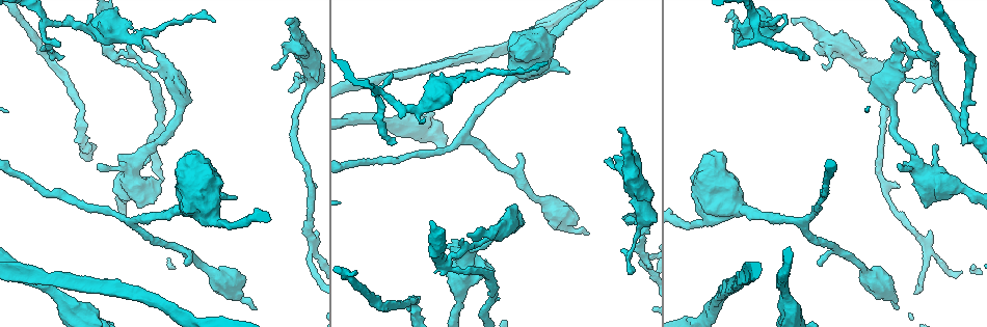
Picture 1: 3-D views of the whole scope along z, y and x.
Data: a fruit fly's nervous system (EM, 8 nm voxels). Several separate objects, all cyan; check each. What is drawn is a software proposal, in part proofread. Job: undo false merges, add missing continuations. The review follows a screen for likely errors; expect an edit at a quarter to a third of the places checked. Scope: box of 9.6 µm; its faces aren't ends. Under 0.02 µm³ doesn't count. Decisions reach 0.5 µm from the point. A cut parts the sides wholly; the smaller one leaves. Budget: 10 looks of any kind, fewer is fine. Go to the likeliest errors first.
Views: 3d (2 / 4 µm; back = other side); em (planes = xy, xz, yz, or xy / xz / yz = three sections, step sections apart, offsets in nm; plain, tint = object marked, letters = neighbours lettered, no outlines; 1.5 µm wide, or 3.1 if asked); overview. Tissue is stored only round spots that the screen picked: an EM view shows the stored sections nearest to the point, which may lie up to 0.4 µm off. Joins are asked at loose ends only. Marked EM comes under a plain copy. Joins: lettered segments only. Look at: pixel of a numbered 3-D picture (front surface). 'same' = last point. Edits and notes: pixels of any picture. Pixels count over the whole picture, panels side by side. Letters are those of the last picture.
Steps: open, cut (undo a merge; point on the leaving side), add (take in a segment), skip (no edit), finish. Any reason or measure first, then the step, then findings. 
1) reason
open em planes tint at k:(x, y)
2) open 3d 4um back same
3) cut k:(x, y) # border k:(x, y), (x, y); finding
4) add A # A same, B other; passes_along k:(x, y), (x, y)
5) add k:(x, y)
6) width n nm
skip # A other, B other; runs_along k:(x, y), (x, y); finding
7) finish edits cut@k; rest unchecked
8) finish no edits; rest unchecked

an open end
open 3d 4um at 1:(739, 44)

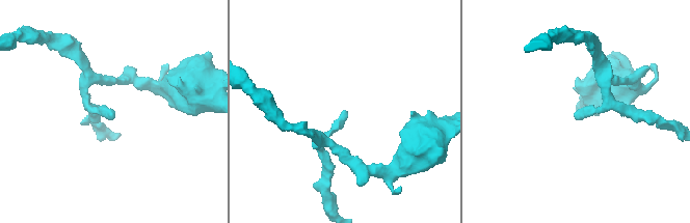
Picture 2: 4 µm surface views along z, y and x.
shape alone is not enough
open em planes letters at 2:(343, 112)

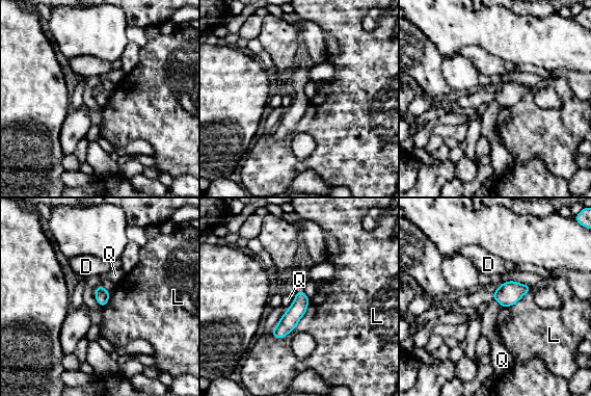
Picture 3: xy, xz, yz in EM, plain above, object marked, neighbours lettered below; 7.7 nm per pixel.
skip # D other, L other, Q other; none of them fits

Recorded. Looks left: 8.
branch stops here
open em planes letters at 1:(236, 197)

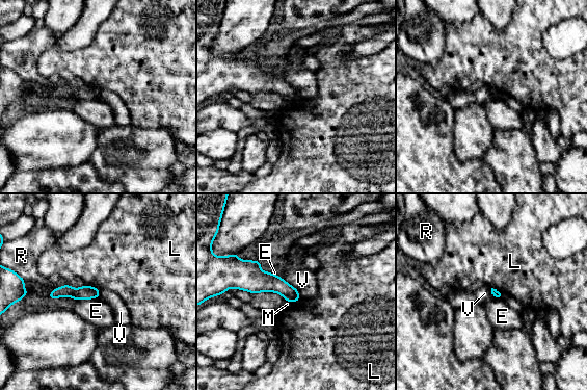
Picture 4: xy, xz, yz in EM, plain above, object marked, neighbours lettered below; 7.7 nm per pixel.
longest_contact E 190 nm
skip # E other, L other, M other, R other, V other; no lettered segment goes on from it

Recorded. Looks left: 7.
open 3d 2um at 1:(484, 105)

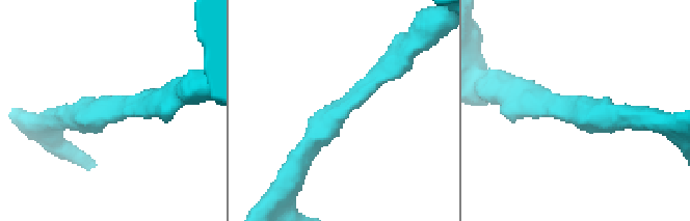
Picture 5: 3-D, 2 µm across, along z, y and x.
arm_widths 200, 200 nm
open em xz step 4 tint at 5:(573, 107)

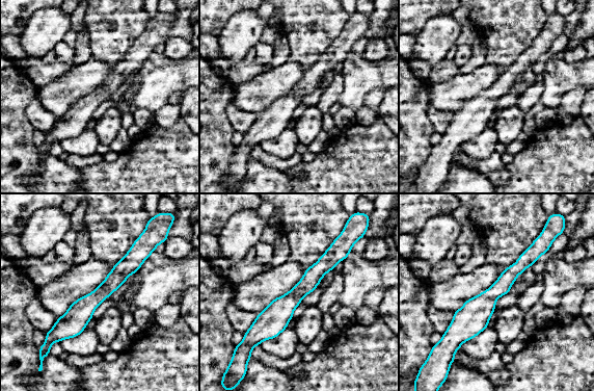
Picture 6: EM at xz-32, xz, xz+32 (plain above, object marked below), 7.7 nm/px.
open em planes letters same

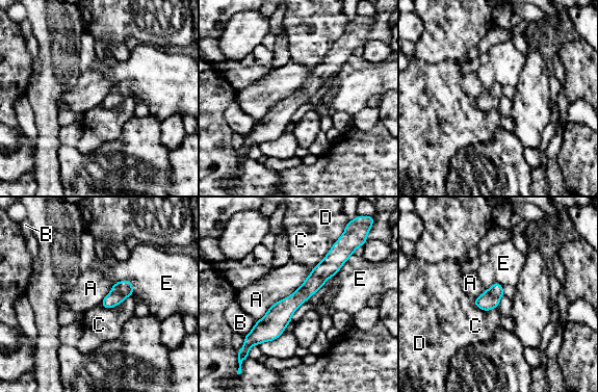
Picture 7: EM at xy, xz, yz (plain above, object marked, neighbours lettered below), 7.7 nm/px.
width 30 nm
skip # A other, B other, C other, D other, E other; all the same neuron

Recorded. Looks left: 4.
free end
open em planes letters at 1:(820, 54)

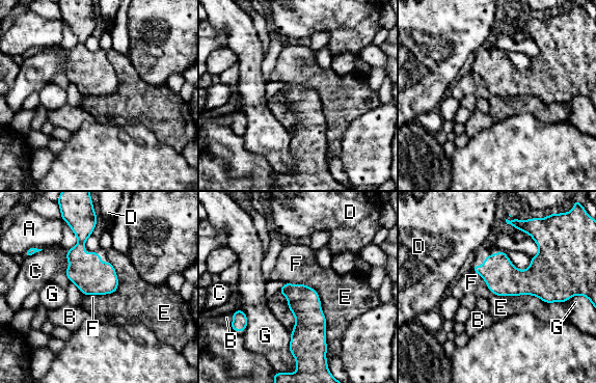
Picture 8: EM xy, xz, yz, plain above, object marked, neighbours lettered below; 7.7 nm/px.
skip # A other, B other, C other, D other, E other, F other, G other; border 8:(471, 269), (497, 295); no lettered segment goes on from it

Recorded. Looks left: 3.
finish no edits; rest unchecked

